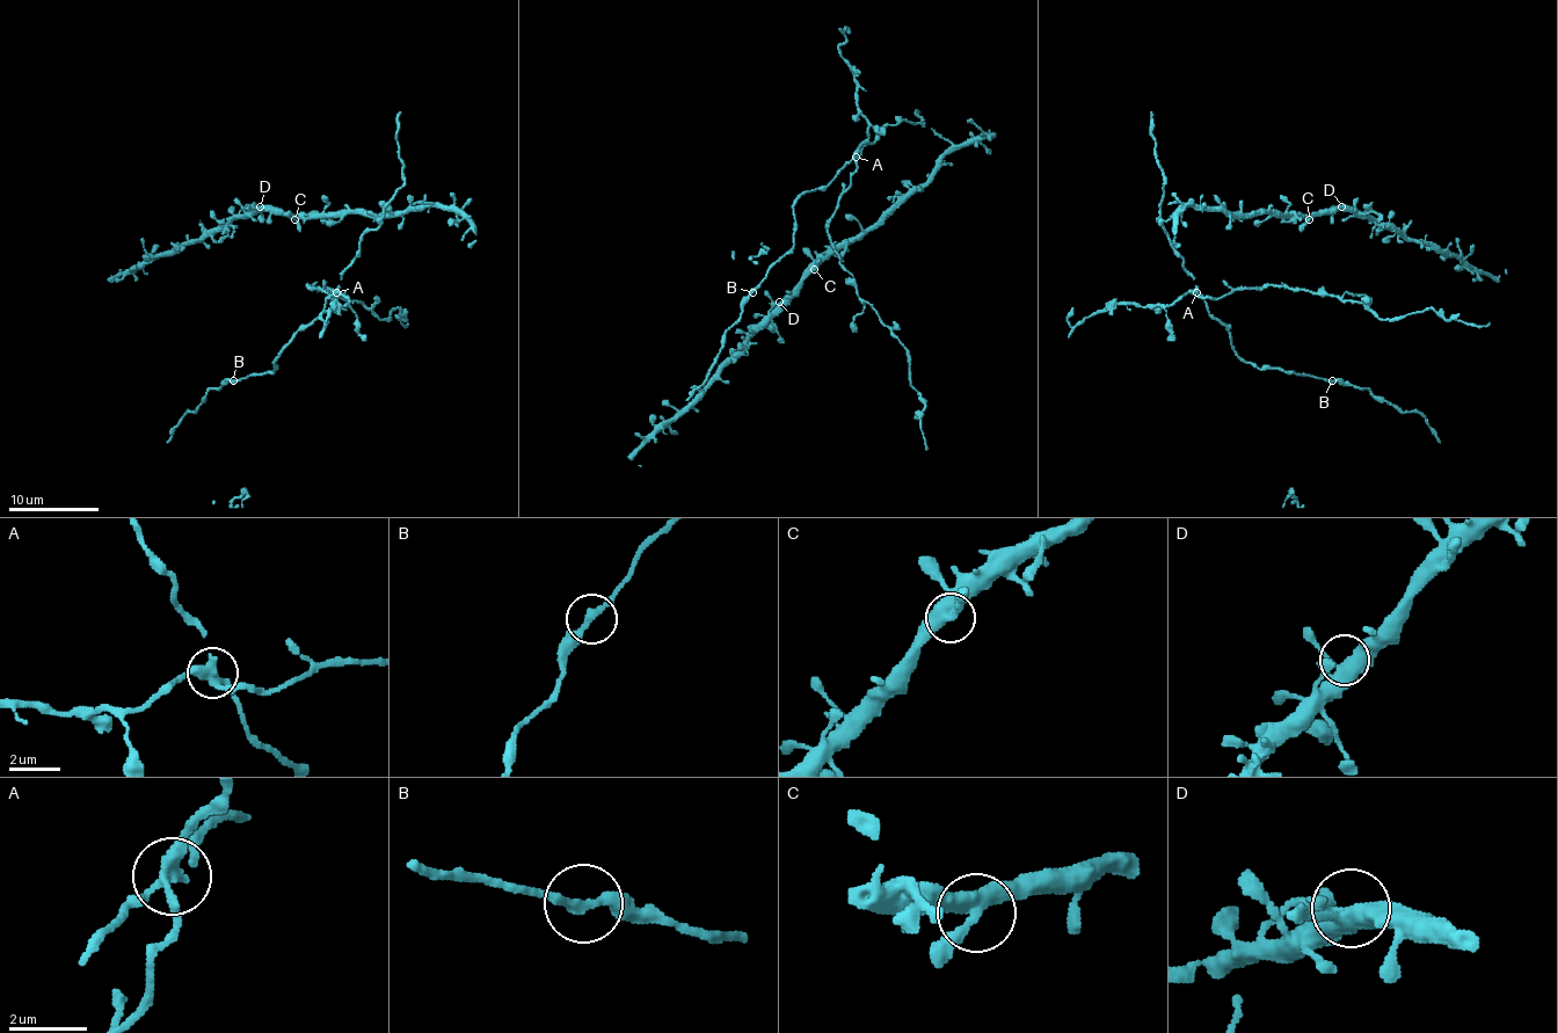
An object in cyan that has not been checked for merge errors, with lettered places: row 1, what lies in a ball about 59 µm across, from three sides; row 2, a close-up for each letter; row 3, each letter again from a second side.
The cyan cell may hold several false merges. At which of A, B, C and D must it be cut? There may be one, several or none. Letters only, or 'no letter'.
A

